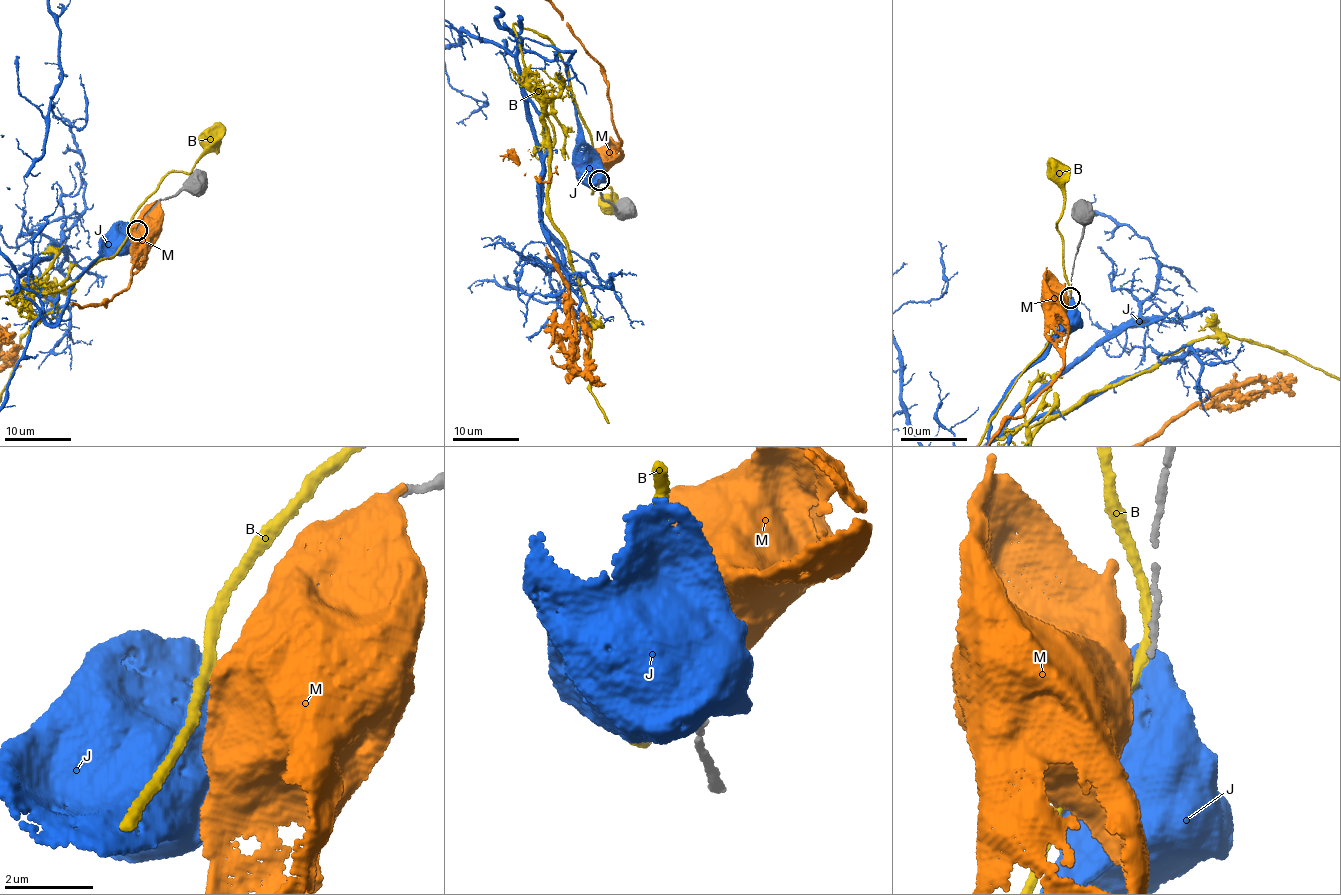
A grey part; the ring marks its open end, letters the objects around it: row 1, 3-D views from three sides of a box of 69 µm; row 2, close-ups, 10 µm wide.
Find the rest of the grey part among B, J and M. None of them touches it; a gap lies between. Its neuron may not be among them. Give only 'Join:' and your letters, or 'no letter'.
Join: no letter

